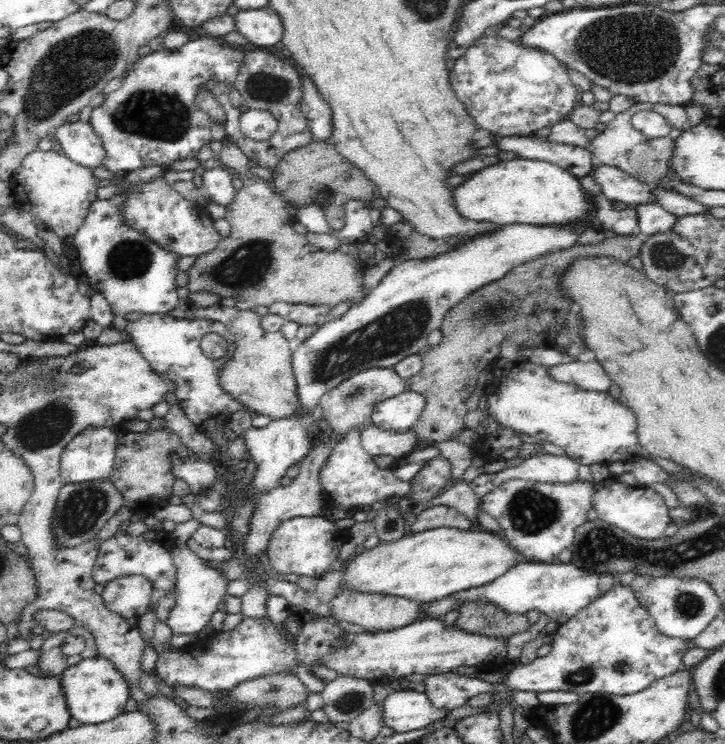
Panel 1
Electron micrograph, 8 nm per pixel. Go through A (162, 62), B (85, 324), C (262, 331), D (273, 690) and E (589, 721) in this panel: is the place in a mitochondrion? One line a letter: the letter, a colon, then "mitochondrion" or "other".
A: other
B: other
C: other
D: mitochondrion
E: mitochondrion

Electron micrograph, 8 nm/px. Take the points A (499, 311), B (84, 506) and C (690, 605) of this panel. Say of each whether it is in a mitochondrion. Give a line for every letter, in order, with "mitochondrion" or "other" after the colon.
A: mitochondrion
B: mitochondrion
C: mitochondrion

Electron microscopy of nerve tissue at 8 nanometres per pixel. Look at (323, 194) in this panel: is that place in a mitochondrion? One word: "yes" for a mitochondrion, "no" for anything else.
yes

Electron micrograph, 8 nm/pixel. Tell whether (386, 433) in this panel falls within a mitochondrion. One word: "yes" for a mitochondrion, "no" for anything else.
no

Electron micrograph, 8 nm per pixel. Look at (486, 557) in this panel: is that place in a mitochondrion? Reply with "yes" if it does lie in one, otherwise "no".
no

